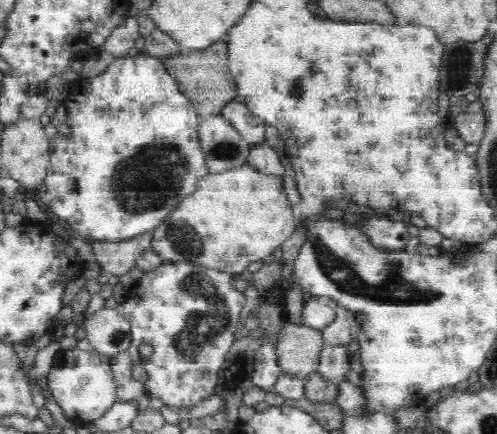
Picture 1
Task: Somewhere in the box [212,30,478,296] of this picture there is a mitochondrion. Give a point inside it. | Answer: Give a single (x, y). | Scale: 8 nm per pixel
(460, 61)

